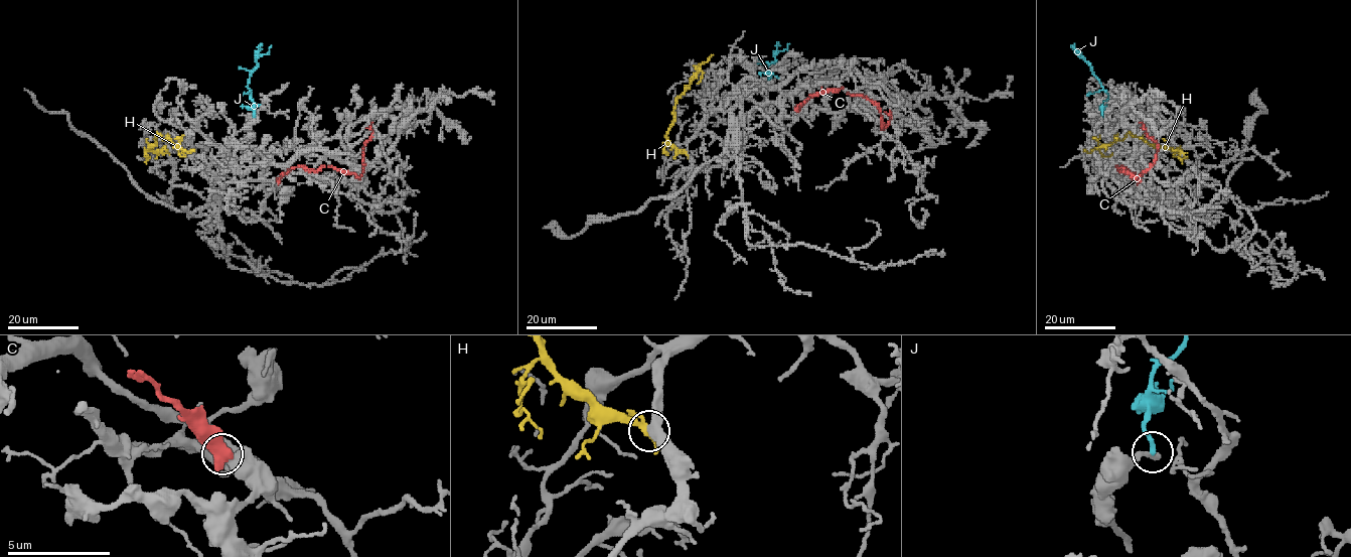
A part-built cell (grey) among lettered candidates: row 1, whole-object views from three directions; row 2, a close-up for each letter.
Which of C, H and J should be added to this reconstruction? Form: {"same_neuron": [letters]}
{"same_neuron": []}

